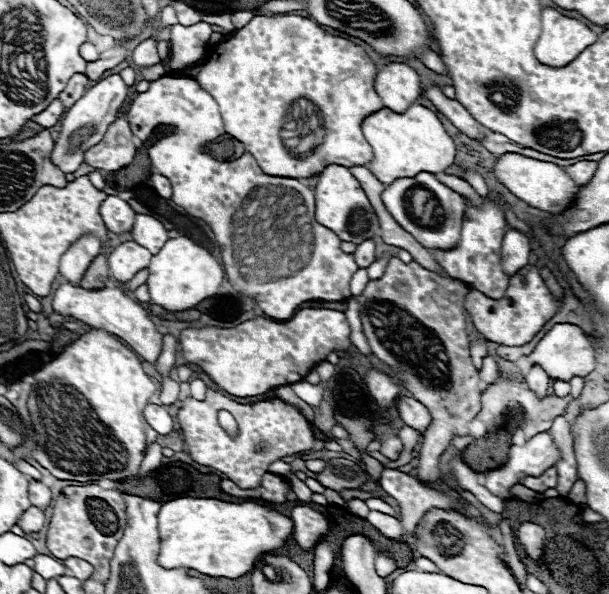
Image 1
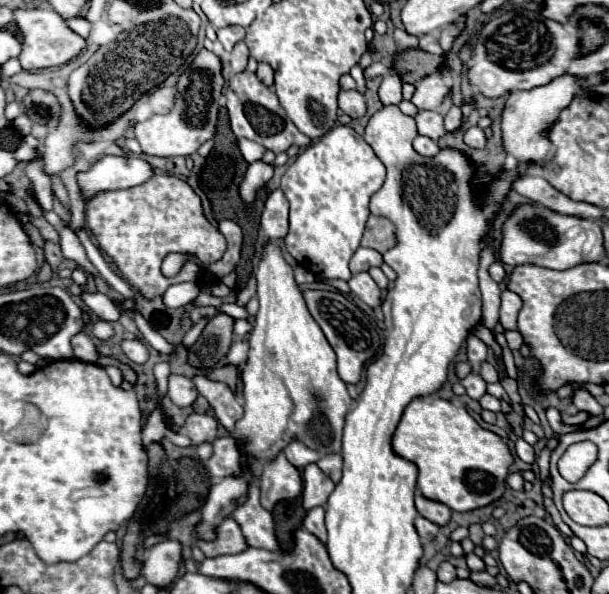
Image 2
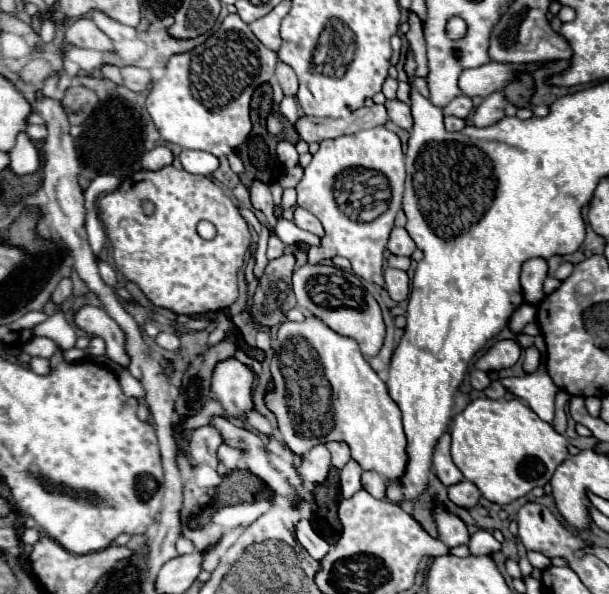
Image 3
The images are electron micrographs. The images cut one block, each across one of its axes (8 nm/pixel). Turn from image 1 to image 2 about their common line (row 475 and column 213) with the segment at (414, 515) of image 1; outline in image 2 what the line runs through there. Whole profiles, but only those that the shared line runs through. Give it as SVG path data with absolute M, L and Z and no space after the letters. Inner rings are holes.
M194 376L194 384L198 392L212 404L218 422L228 428L228 432L234 430L234 422L244 414L242 404L236 400L234 392L224 382L208 380L206 376Z

